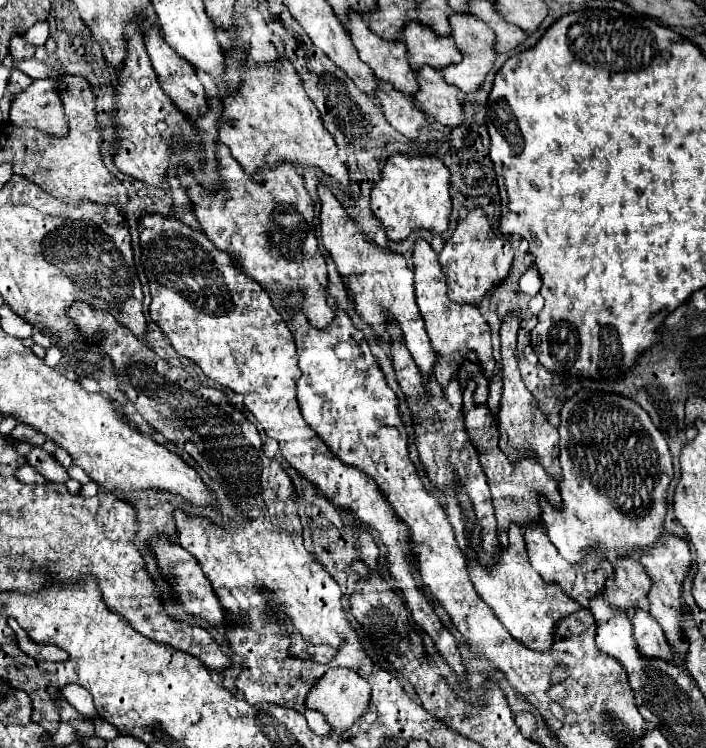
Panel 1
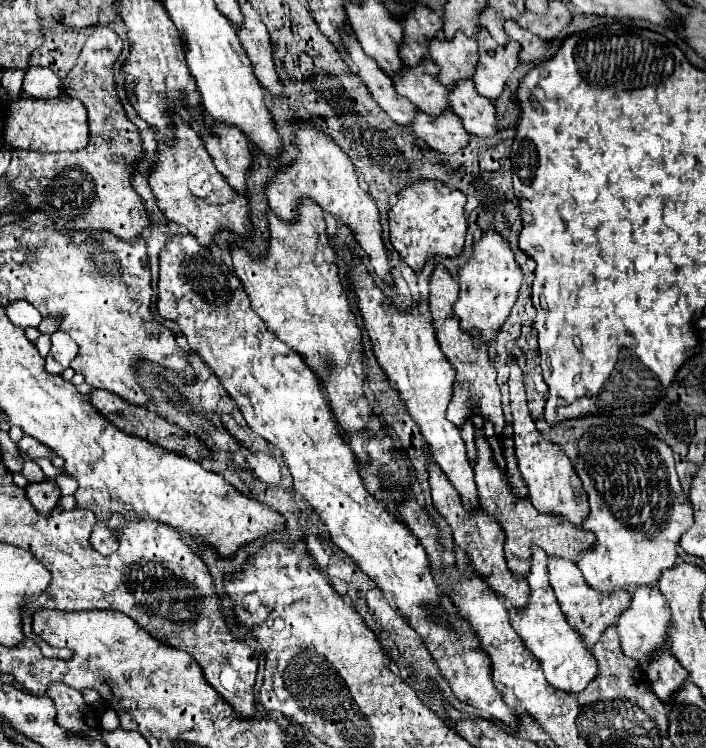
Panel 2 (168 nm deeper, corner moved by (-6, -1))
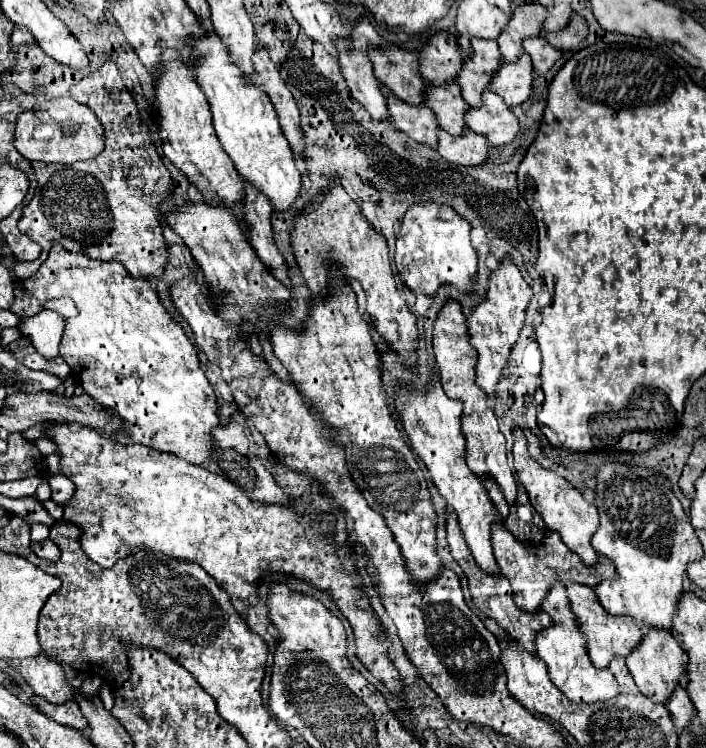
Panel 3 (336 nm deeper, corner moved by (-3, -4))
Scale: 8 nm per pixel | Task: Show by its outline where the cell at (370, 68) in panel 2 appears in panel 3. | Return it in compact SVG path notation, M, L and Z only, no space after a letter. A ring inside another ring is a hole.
M394 95L388 97L388 111L390 111L390 121L398 131L404 131L410 139L430 145L436 145L436 131L440 129L436 123L434 113L420 105L420 107L410 107L410 103L398 101Z

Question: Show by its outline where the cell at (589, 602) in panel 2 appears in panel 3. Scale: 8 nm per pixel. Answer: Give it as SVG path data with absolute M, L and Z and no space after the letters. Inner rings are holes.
M566 583L566 593L570 599L570 607L576 619L576 625L580 627L580 633L586 639L586 651L590 655L590 661L604 669L608 667L608 663L612 661L614 655L622 655L626 657L642 639L644 629L632 619L632 617L624 617L624 615L608 615L608 611L604 611L604 607L600 607L596 593L592 587L584 587L580 583Z

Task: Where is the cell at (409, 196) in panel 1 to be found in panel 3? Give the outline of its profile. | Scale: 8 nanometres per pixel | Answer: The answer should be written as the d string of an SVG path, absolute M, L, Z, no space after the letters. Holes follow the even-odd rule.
M414 203L408 207L402 225L396 233L396 267L400 281L414 293L432 297L444 283L456 285L458 291L474 289L472 275L476 273L476 251L470 243L470 223L448 205Z

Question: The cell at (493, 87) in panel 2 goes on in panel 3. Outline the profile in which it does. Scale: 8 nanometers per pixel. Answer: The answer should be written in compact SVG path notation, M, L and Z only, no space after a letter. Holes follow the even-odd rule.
M520 55L516 63L500 61L498 73L492 77L492 83L488 89L496 95L500 95L508 107L520 105L530 97L532 89L532 61L528 55Z

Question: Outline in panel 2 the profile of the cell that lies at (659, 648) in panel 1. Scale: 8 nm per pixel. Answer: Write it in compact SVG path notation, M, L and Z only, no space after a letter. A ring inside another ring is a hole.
M669 650L659 652L659 656L655 656L655 664L651 664L645 674L651 684L651 690L665 704L669 704L687 682L687 670L681 668L681 664L675 660L675 656L671 656Z

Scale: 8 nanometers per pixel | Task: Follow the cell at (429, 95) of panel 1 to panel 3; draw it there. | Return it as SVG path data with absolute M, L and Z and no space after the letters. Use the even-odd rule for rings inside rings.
M484 91L482 105L470 107L464 113L464 121L468 129L484 135L490 145L510 143L520 129L518 119L512 115L508 105L492 91Z

